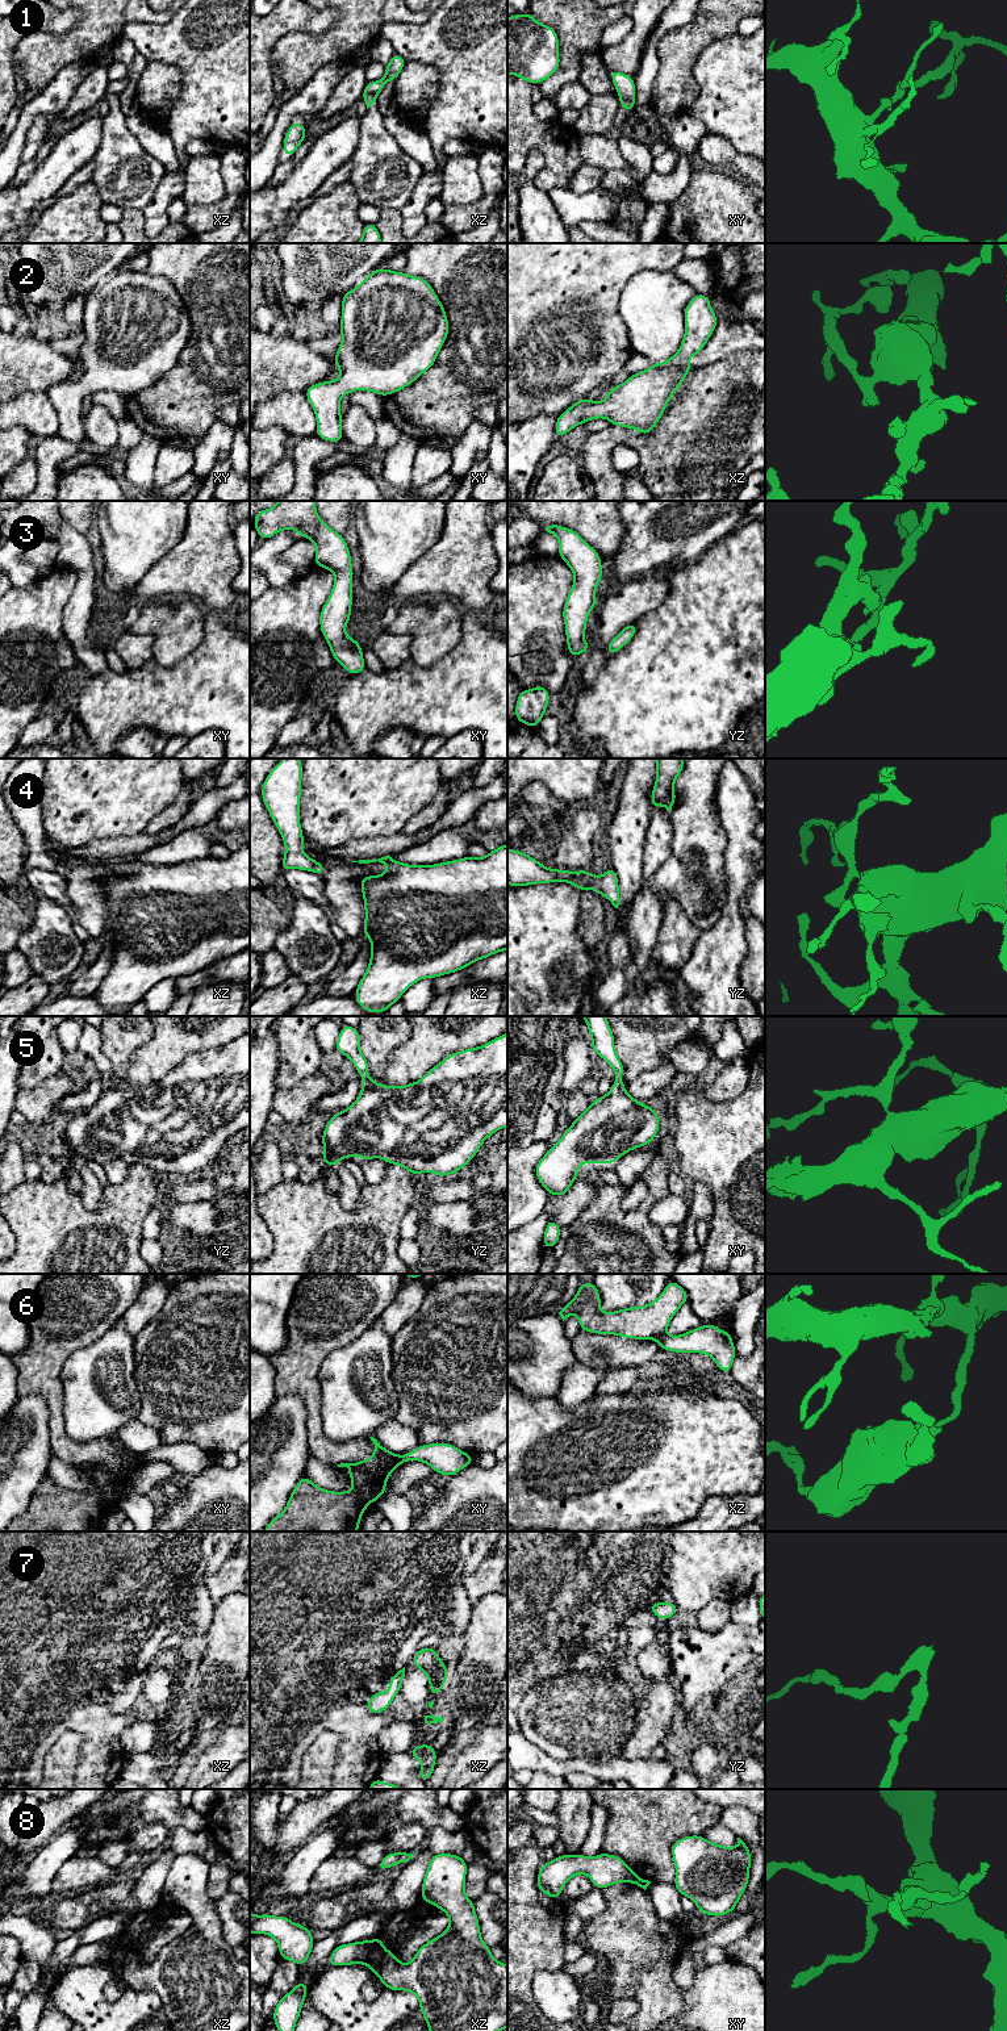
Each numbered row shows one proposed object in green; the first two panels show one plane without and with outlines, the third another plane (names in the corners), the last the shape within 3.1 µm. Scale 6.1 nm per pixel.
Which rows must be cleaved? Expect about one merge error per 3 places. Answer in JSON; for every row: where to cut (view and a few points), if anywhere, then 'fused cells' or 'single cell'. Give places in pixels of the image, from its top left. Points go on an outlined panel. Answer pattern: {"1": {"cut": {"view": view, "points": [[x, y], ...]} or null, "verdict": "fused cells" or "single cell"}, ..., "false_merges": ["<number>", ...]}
{"1": {"cut": {"view": "xy", "points": [[621, 99], [627, 99], [635, 107]]}, "verdict": "fused cells"}, "2": {"cut": null, "verdict": "single cell"}, "3": {"cut": null, "verdict": "single cell"}, "4": {"cut": null, "verdict": "single cell"}, "5": {"cut": null, "verdict": "single cell"}, "6": {"cut": {"view": "xz", "points": [[664, 1333], [657, 1340]]}, "verdict": "fused cells"}, "7": {"cut": null, "verdict": "single cell"}, "8": {"cut": {"view": "xz", "points": [[383, 1946], [371, 1955], [367, 1964]]}, "verdict": "fused cells"}, "false_merges": ["1", "6", "8"]}

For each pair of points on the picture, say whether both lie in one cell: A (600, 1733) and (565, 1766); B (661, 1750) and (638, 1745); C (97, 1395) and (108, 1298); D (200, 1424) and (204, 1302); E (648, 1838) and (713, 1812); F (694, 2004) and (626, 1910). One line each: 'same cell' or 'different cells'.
A: different cells
B: different cells
C: different cells
D: same cell
E: same cell
F: different cells

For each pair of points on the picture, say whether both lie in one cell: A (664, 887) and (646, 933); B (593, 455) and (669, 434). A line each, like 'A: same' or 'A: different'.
A: same
B: same

